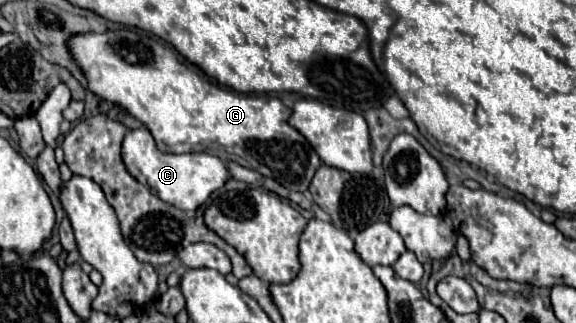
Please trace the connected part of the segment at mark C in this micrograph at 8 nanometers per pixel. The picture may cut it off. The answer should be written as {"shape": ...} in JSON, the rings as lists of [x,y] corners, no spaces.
{"shape":[[[147,127],[129,131],[123,139],[123,163],[127,167],[127,171],[143,185],[149,187],[149,191],[153,195],[157,195],[161,201],[175,205],[177,209],[183,211],[195,211],[201,205],[205,205],[205,201],[209,199],[209,195],[217,189],[221,189],[231,173],[227,169],[227,165],[215,157],[215,155],[207,155],[207,153],[187,153],[187,155],[173,155],[173,153],[163,153],[157,149],[153,135],[149,133]]]}

